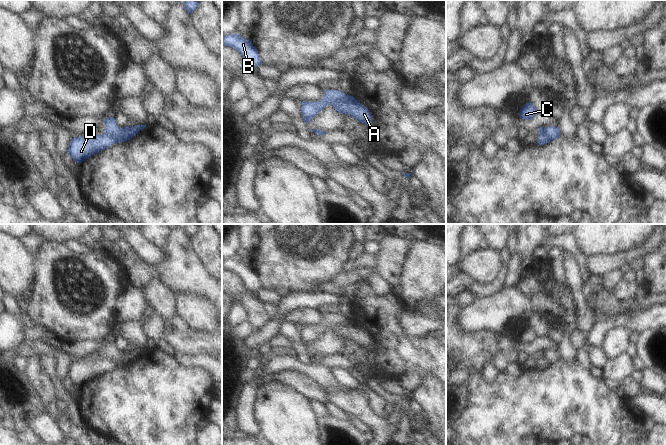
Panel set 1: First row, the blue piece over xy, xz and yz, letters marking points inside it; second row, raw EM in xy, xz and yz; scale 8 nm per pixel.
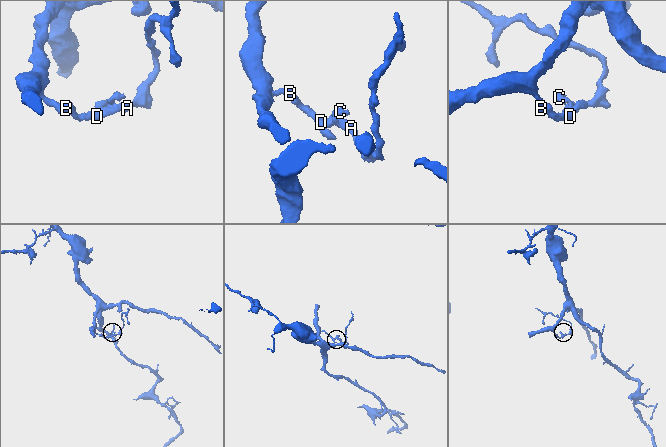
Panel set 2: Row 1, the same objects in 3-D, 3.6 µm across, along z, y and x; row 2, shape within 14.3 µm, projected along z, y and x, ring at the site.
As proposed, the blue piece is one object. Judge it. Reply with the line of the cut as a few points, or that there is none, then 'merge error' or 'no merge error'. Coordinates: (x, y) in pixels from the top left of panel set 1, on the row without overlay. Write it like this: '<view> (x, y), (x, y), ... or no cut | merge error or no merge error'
xy (103, 358), (118, 360), (124, 364) | merge error

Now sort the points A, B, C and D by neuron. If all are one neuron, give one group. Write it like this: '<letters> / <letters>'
A C / B D

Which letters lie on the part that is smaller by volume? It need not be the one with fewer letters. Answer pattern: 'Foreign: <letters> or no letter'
Foreign: A, C

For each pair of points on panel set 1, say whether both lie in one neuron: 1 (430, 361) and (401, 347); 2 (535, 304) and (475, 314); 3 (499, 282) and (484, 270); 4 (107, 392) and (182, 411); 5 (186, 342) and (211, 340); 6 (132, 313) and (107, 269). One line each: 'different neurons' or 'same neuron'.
1: same neuron
2: same neuron
3: different neurons
4: same neuron
5: same neuron
6: different neurons

